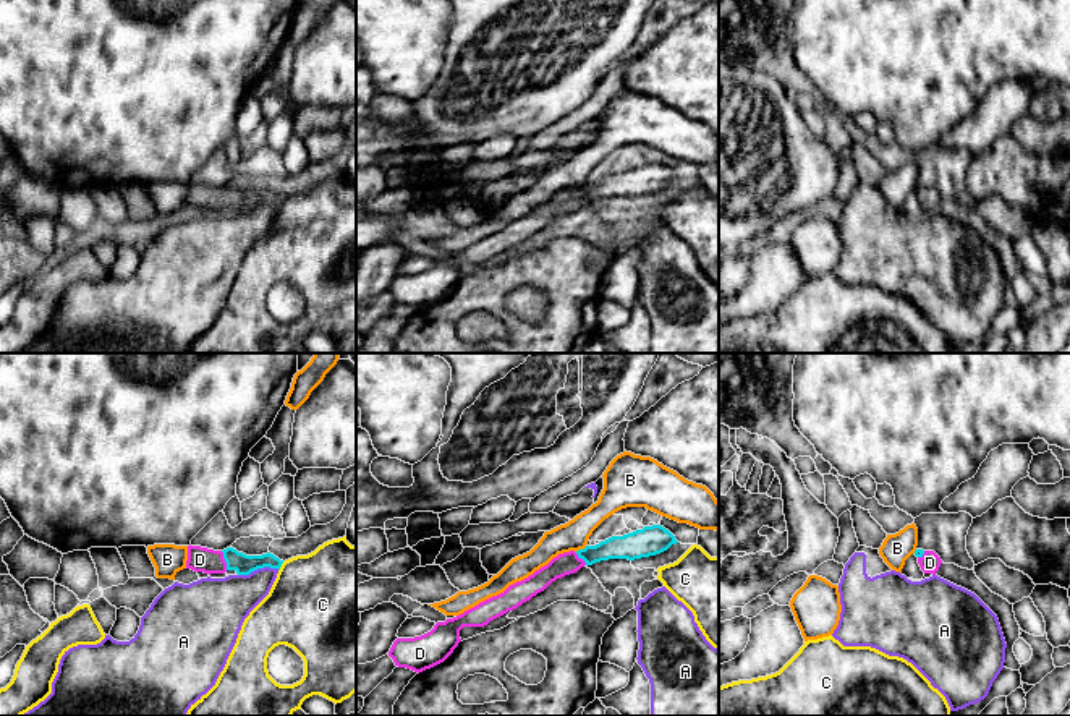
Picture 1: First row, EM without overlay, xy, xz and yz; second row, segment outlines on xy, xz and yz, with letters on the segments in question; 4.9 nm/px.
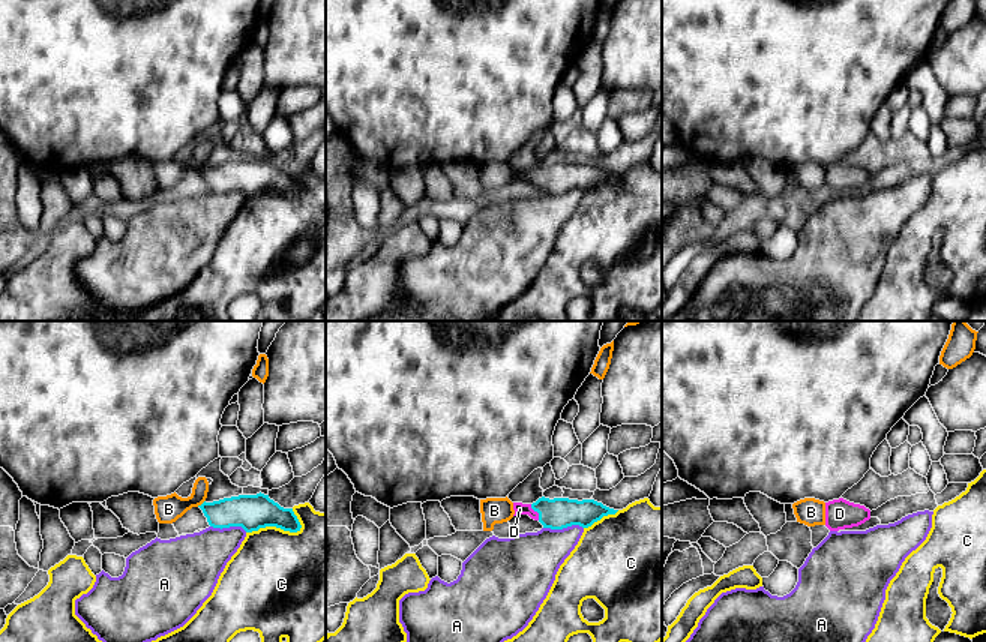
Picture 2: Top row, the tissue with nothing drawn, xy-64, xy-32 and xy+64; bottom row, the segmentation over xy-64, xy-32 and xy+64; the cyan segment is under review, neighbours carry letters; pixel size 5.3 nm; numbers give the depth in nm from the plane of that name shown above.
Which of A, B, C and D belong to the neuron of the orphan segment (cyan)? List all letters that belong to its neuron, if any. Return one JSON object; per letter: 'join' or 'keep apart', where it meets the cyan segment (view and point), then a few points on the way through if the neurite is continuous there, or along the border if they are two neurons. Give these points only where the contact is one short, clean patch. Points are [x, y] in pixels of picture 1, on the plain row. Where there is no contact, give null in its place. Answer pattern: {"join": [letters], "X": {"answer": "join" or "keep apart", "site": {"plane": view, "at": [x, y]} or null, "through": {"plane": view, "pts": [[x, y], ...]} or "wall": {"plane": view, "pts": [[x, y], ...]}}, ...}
{"join": ["D"], "A": {"answer": "keep apart", "site": {"plane": "xy", "at": [258, 204]}, "wall": {"plane": "xy", "pts": [[279, 206], [258, 204], [238, 213]]}}, "B": {"answer": "keep apart", "site": {"plane": "xz", "at": [580, 187]}, "wall": {"plane": "xz", "pts": [[586, 183], [575, 188]]}}, "C": {"answer": "keep apart", "site": {"plane": "xy", "at": [280, 203]}}, "D": {"answer": "join", "site": {"plane": "xy", "at": [225, 198]}, "through": {"plane": "xy", "pts": [[243, 201], [225, 198], [199, 196]]}}}

